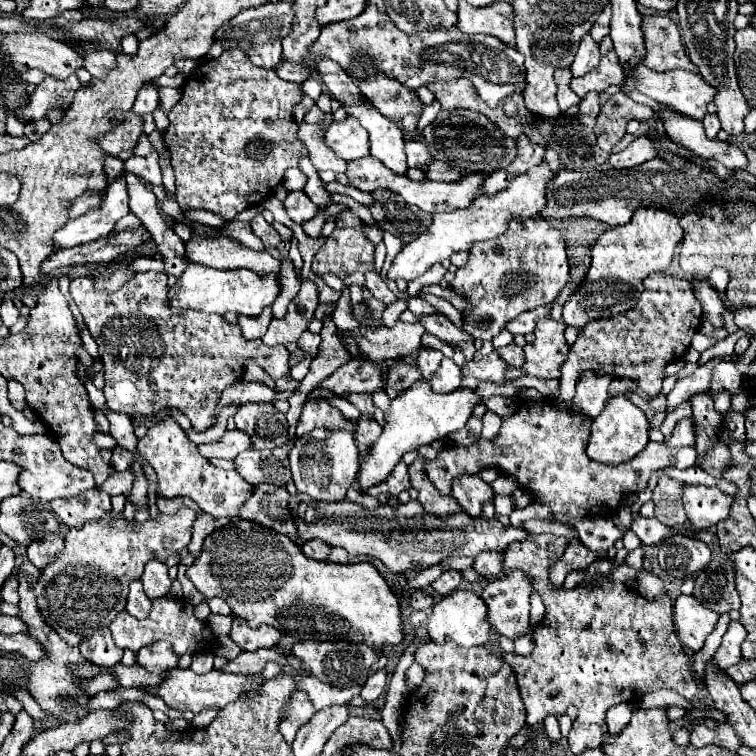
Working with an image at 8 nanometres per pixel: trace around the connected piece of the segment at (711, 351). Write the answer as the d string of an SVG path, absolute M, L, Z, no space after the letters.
M738 330L734 334L728 335L725 339L718 341L715 345L710 347L709 349L705 350L702 353L699 361L697 362L698 365L704 365L713 357L723 357L726 355L731 355L734 353L734 346L737 340L741 337L749 336L750 331Z

